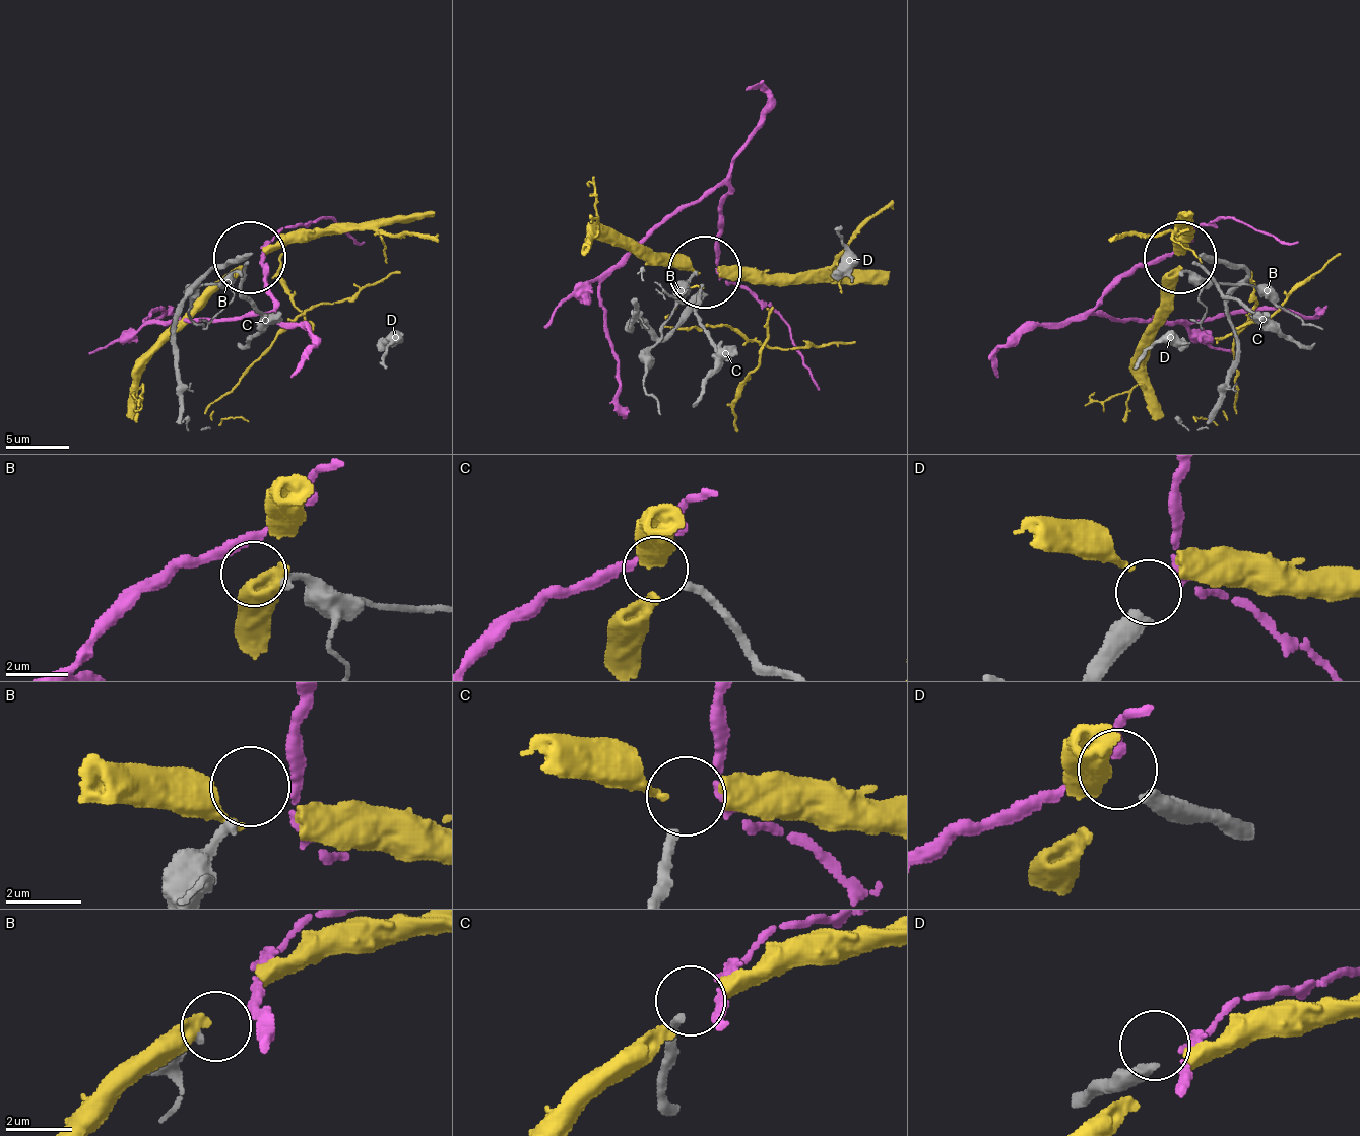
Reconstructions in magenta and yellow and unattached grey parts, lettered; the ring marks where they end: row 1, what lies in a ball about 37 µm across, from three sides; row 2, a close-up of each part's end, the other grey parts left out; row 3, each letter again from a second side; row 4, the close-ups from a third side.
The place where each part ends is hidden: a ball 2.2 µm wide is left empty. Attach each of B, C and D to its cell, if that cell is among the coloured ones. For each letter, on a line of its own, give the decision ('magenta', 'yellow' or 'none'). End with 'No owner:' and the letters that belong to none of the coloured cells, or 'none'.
B: none
C: magenta
D: none
No owner: B, D

